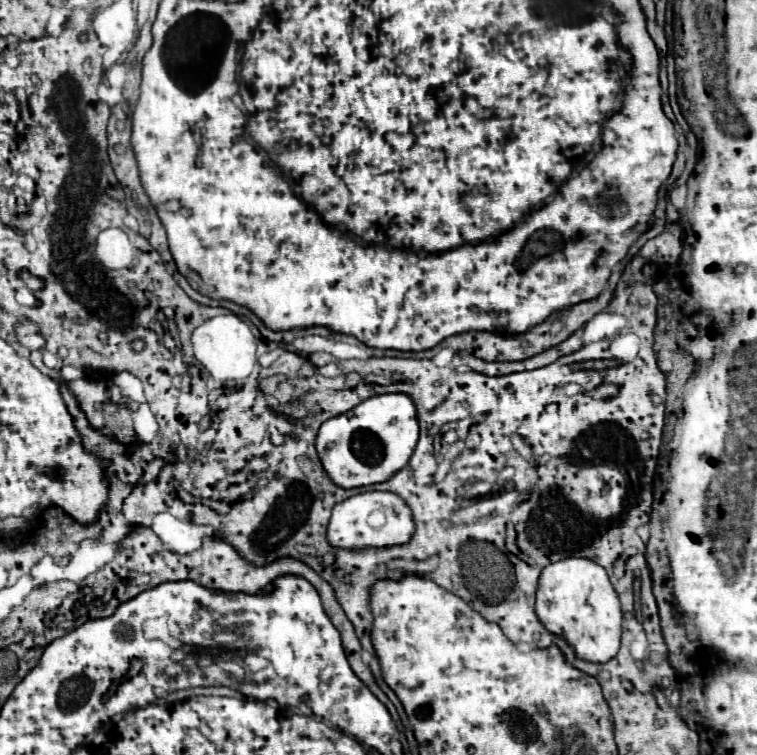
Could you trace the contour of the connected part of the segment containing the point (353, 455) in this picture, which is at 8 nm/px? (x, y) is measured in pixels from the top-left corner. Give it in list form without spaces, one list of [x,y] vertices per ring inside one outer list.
[[[376,394],[354,410],[326,420],[316,436],[316,450],[334,484],[358,488],[384,482],[402,470],[418,444],[418,436],[420,426],[412,398],[408,394]]]

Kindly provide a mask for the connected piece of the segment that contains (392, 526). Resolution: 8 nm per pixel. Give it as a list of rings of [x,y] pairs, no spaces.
[[[364,492],[350,496],[332,510],[328,524],[328,542],[334,548],[390,548],[410,542],[414,536],[412,510],[394,492]]]

